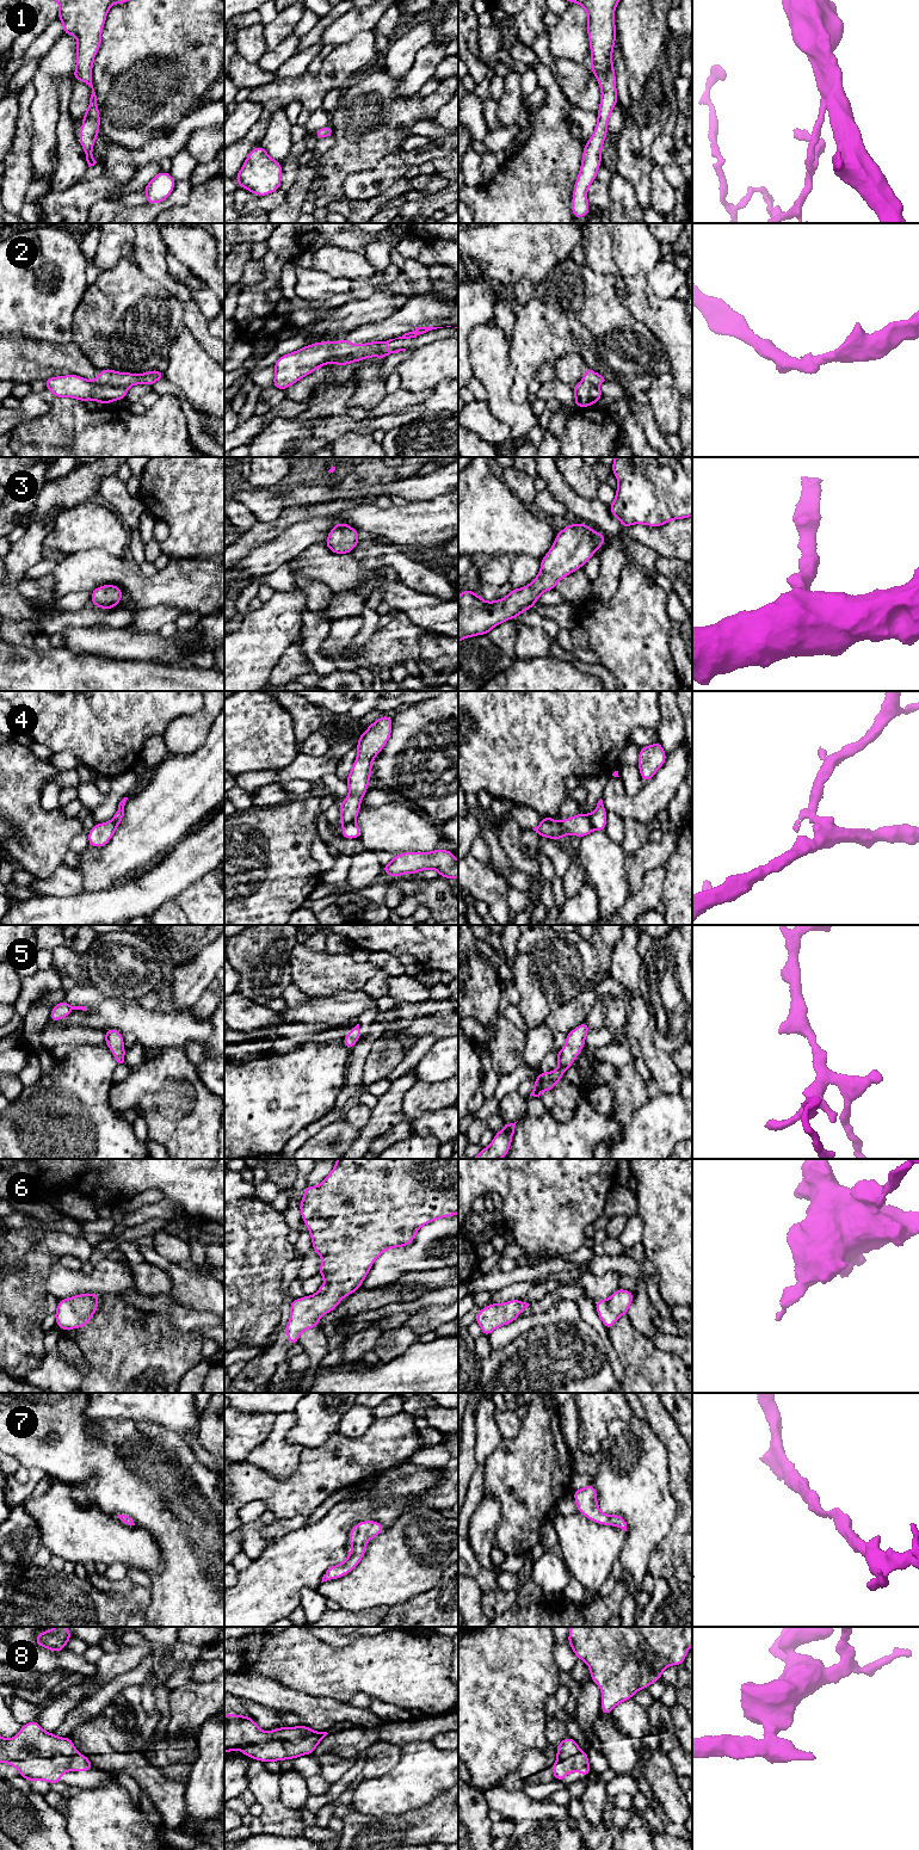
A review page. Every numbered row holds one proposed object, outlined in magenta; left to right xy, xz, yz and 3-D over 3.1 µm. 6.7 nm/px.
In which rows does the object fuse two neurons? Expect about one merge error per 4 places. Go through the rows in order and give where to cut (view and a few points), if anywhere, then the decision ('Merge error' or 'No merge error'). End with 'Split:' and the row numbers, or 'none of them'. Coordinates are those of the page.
1: No split. No merge error
2: Split along xy (91, 381), (125, 389). Merge error
3: No split. No merge error
4: Split along yz (587, 815), (594, 828). Merge error
5: No split. No merge error
6: No split. No merge error
7: No split. No merge error
8: No split. No merge error
Split: 2, 4

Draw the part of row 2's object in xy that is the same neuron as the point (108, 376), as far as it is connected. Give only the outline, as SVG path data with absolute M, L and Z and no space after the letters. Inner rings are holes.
M101 369L100 375L92 382L127 389L136 384L152 386L161 378L165 378L165 372L156 369L146 374L118 372L112 369Z

